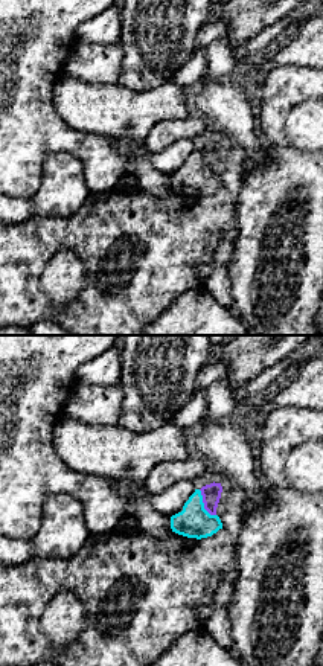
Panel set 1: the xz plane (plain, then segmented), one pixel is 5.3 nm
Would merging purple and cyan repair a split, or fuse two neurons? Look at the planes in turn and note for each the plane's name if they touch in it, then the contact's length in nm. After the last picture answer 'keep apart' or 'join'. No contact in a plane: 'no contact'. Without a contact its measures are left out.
meets purple in xz; contact 170 nm long

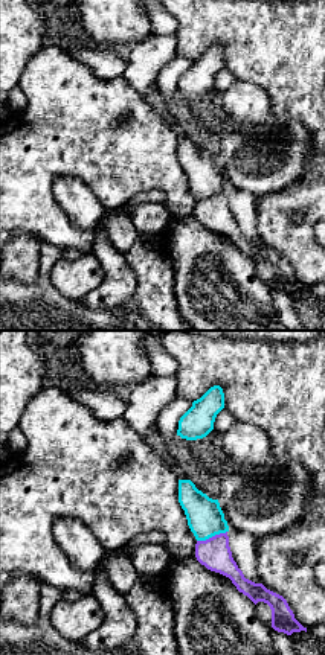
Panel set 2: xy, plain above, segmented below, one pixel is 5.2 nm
meets purple in xy; contact 170 nm long

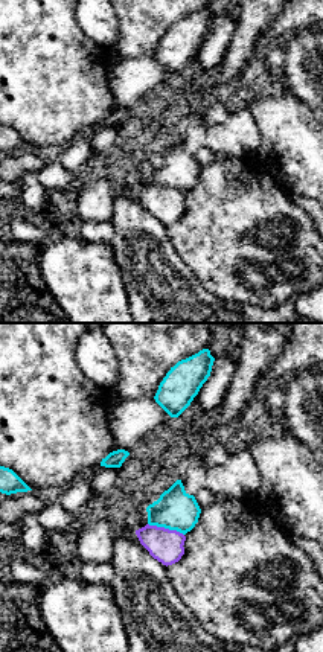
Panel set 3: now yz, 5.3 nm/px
meets purple in yz; contact 200 nm long

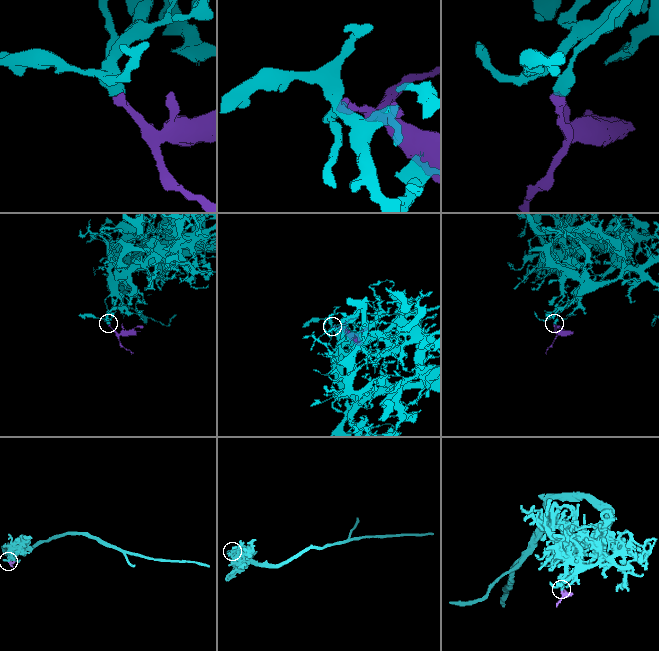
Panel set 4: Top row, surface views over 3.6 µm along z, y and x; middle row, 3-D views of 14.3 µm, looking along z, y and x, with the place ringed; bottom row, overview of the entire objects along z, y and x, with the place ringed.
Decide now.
keep apart

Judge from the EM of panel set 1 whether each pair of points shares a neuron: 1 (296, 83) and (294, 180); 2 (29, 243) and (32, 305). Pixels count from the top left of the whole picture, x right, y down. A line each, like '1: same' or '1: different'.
1: same
2: same

